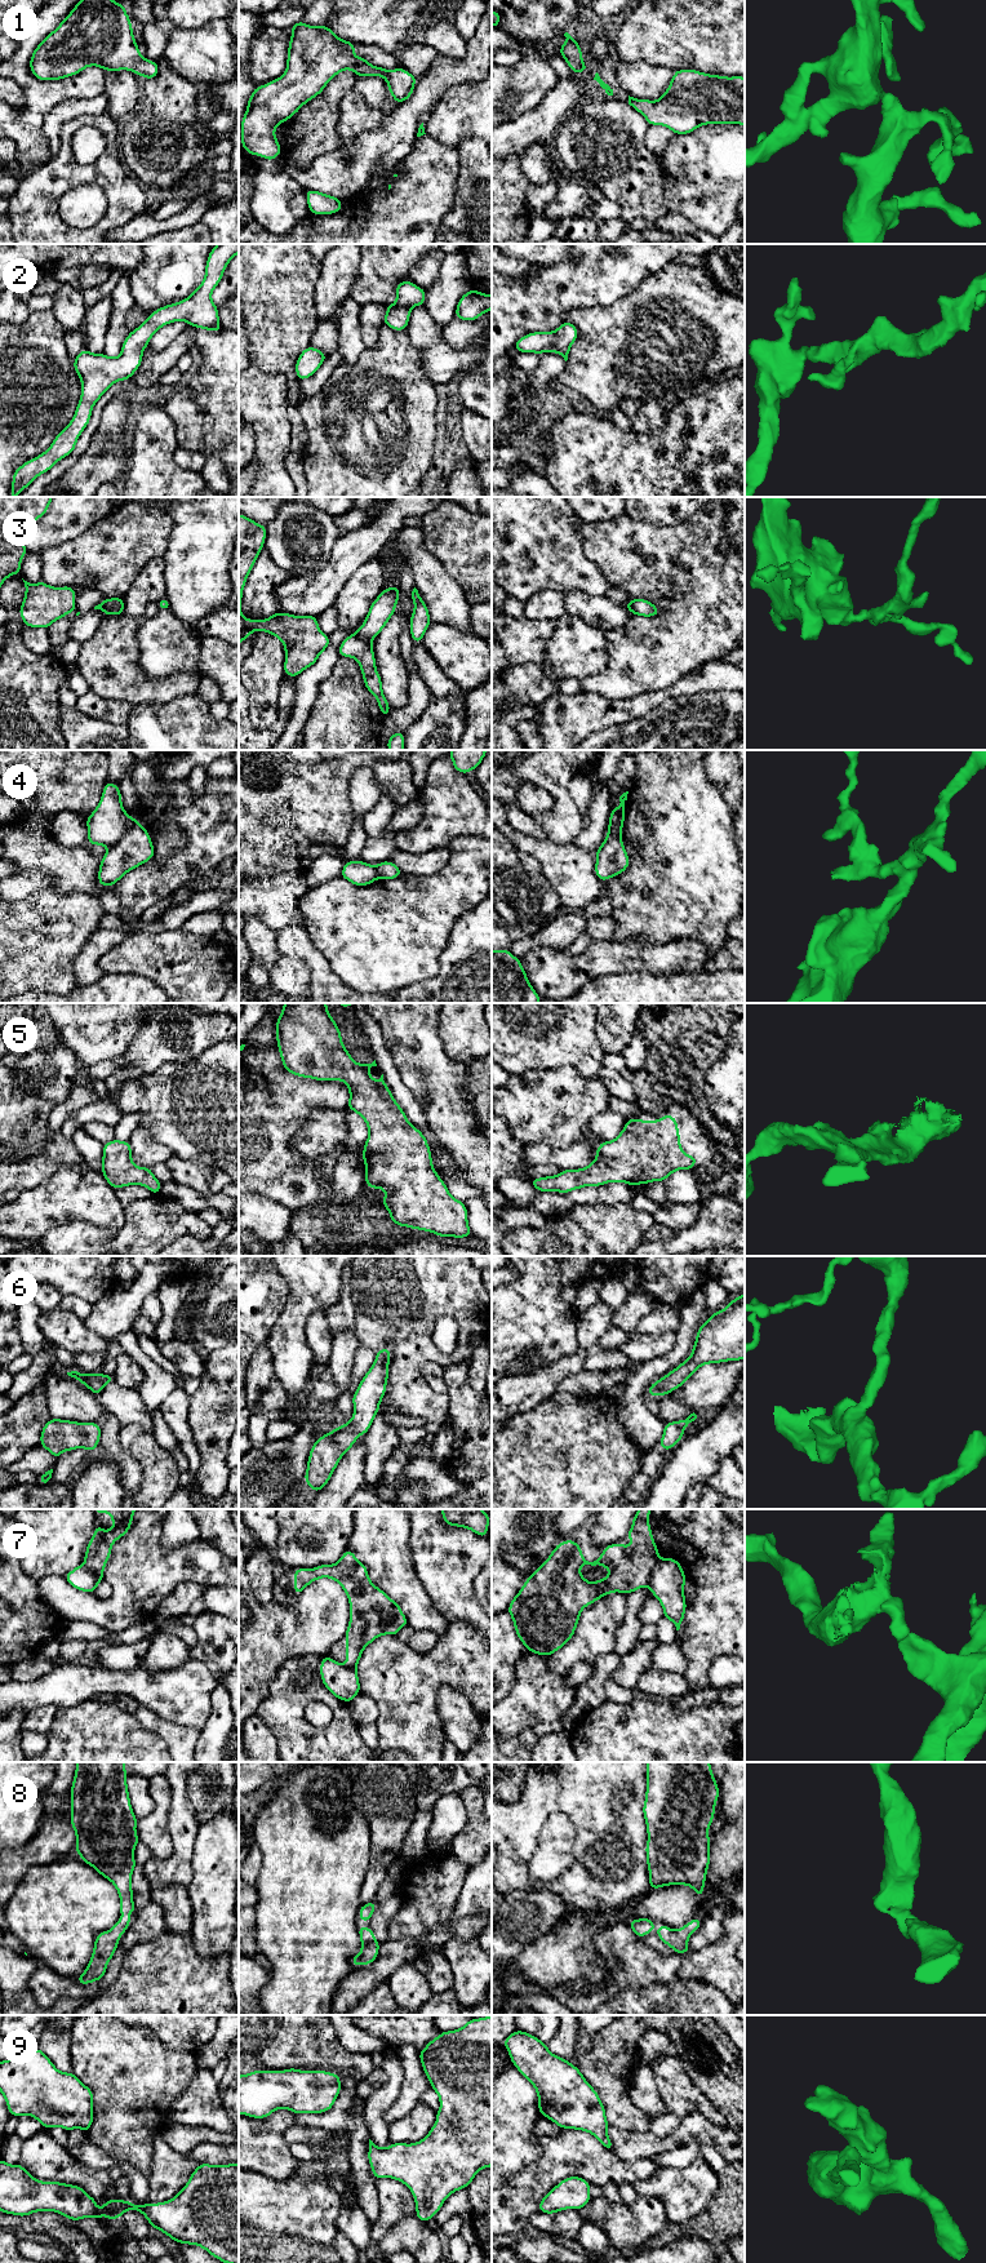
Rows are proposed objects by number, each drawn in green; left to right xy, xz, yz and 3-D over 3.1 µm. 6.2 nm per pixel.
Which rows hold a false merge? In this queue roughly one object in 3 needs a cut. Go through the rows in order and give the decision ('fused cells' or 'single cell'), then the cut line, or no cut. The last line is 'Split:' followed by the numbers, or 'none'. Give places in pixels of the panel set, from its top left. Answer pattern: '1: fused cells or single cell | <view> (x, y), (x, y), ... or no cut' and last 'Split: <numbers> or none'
1: single cell | no cut
2: single cell | no cut
3: fused cells | xz (354, 634), (371, 643)
4: fused cells | xy (129, 817), (124, 835), (109, 848)
5: single cell | no cut
6: single cell | no cut
7: fused cells | yz (660, 1558), (645, 1584)
8: single cell | no cut
9: single cell | no cut
Split: 3, 4, 7

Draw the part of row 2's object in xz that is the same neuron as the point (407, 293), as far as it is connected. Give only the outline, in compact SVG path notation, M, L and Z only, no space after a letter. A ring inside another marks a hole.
M400 281L396 288L396 301L394 305L386 305L387 312L383 324L394 330L405 330L413 306L423 306L426 290L418 288L412 281Z

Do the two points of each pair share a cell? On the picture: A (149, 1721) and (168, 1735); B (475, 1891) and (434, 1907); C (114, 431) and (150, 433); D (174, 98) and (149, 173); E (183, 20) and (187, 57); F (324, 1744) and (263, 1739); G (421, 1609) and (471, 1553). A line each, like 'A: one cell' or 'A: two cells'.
A: one cell
B: two cells
C: two cells
D: one cell
E: two cells
F: two cells
G: two cells

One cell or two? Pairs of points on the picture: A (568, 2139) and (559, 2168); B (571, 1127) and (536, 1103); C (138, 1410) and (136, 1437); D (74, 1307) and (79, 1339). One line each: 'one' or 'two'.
A: one
B: one
C: two
D: two

